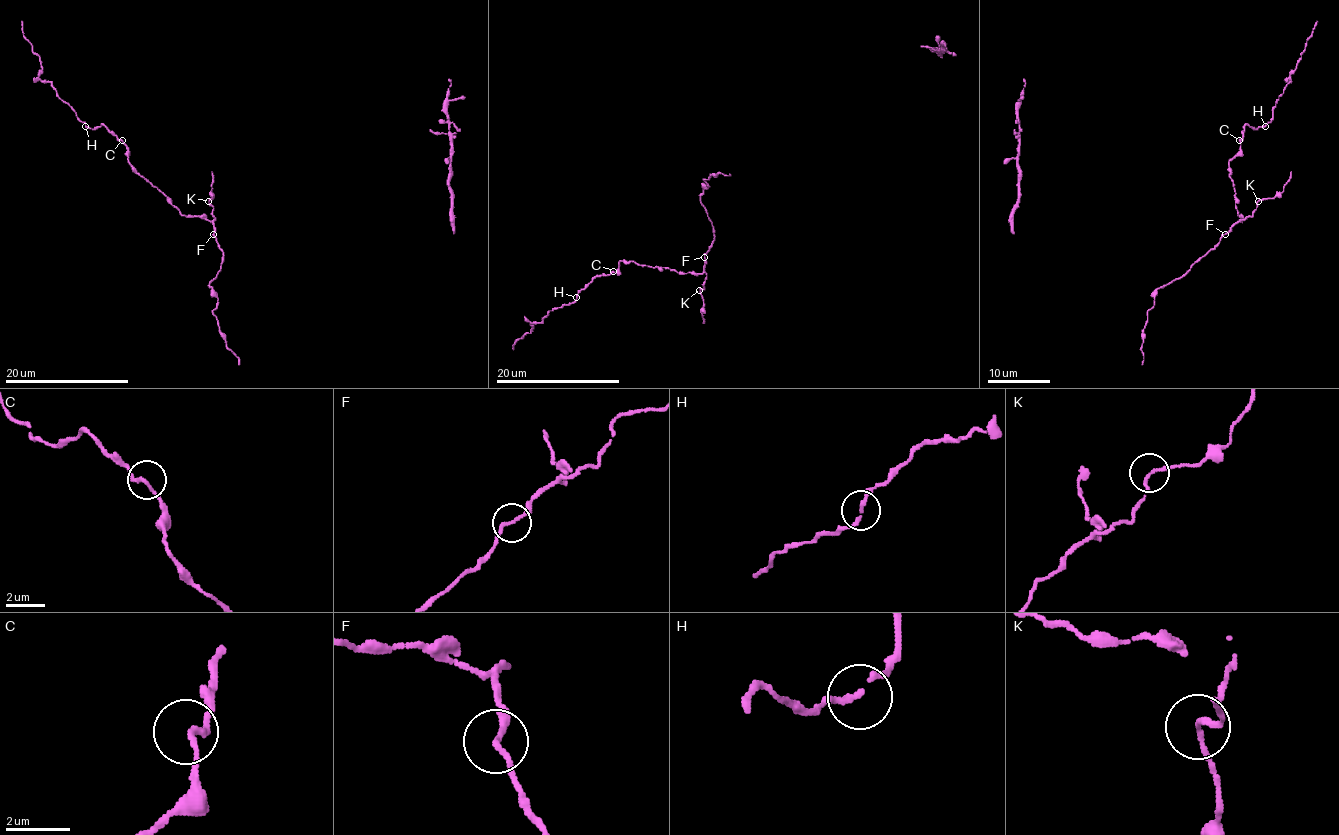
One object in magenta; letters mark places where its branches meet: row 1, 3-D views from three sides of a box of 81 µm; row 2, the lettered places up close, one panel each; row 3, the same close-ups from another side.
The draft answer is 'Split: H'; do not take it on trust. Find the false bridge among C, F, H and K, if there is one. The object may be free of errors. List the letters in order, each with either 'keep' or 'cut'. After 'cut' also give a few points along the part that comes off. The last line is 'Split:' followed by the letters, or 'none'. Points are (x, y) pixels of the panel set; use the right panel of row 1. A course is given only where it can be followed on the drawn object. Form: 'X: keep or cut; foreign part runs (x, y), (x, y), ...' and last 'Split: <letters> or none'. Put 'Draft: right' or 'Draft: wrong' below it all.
C: keep
F: keep
H: keep
K: keep
Split: none
Draft: wrong

